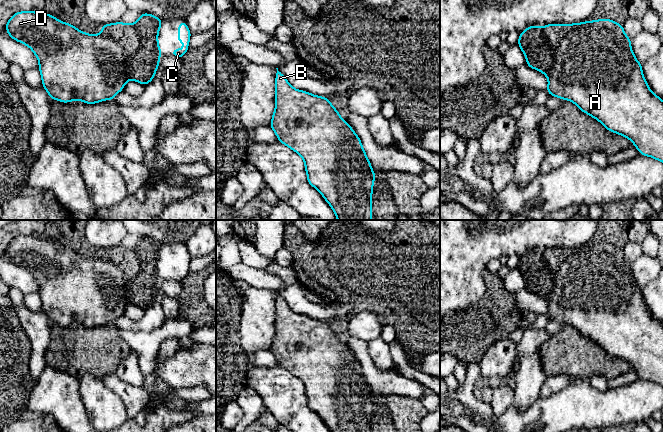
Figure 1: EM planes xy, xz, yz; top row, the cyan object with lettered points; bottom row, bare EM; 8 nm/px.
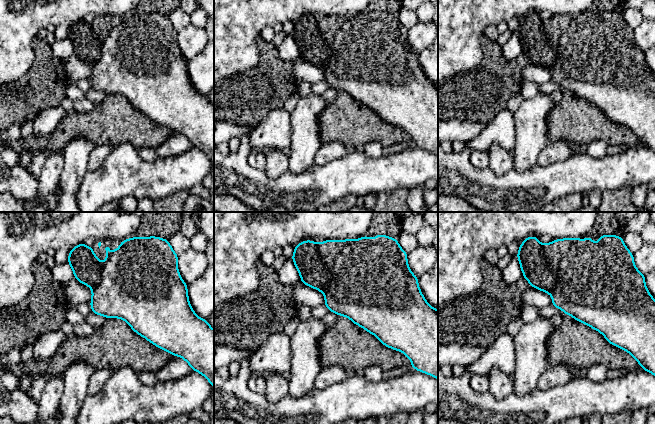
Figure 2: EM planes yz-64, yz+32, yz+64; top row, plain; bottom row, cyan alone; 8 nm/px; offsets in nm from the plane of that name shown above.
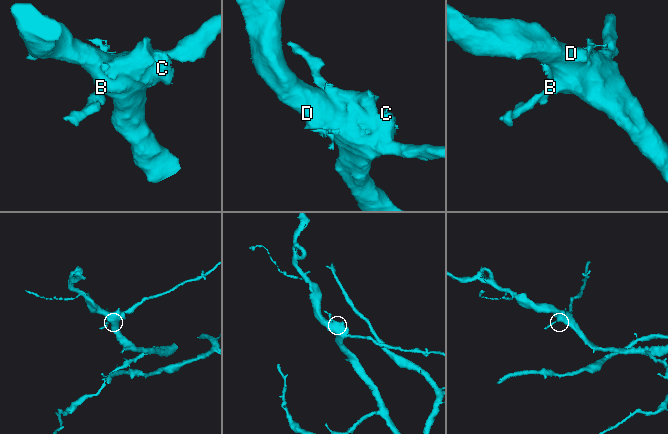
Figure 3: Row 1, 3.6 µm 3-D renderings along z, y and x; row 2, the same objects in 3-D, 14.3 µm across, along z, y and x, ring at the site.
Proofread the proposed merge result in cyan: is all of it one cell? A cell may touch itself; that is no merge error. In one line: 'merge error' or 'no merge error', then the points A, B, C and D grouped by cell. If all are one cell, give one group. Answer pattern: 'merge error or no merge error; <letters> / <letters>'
no merge error; A B C D

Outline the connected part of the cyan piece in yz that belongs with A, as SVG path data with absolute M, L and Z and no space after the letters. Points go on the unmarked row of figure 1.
M599 243L574 248L546 248L544 252L534 249L520 257L517 268L524 277L526 289L547 300L546 315L551 320L572 325L608 355L632 365L639 378L663 387L663 323L649 312L642 288L632 275L631 262L626 260L623 248L611 243Z

